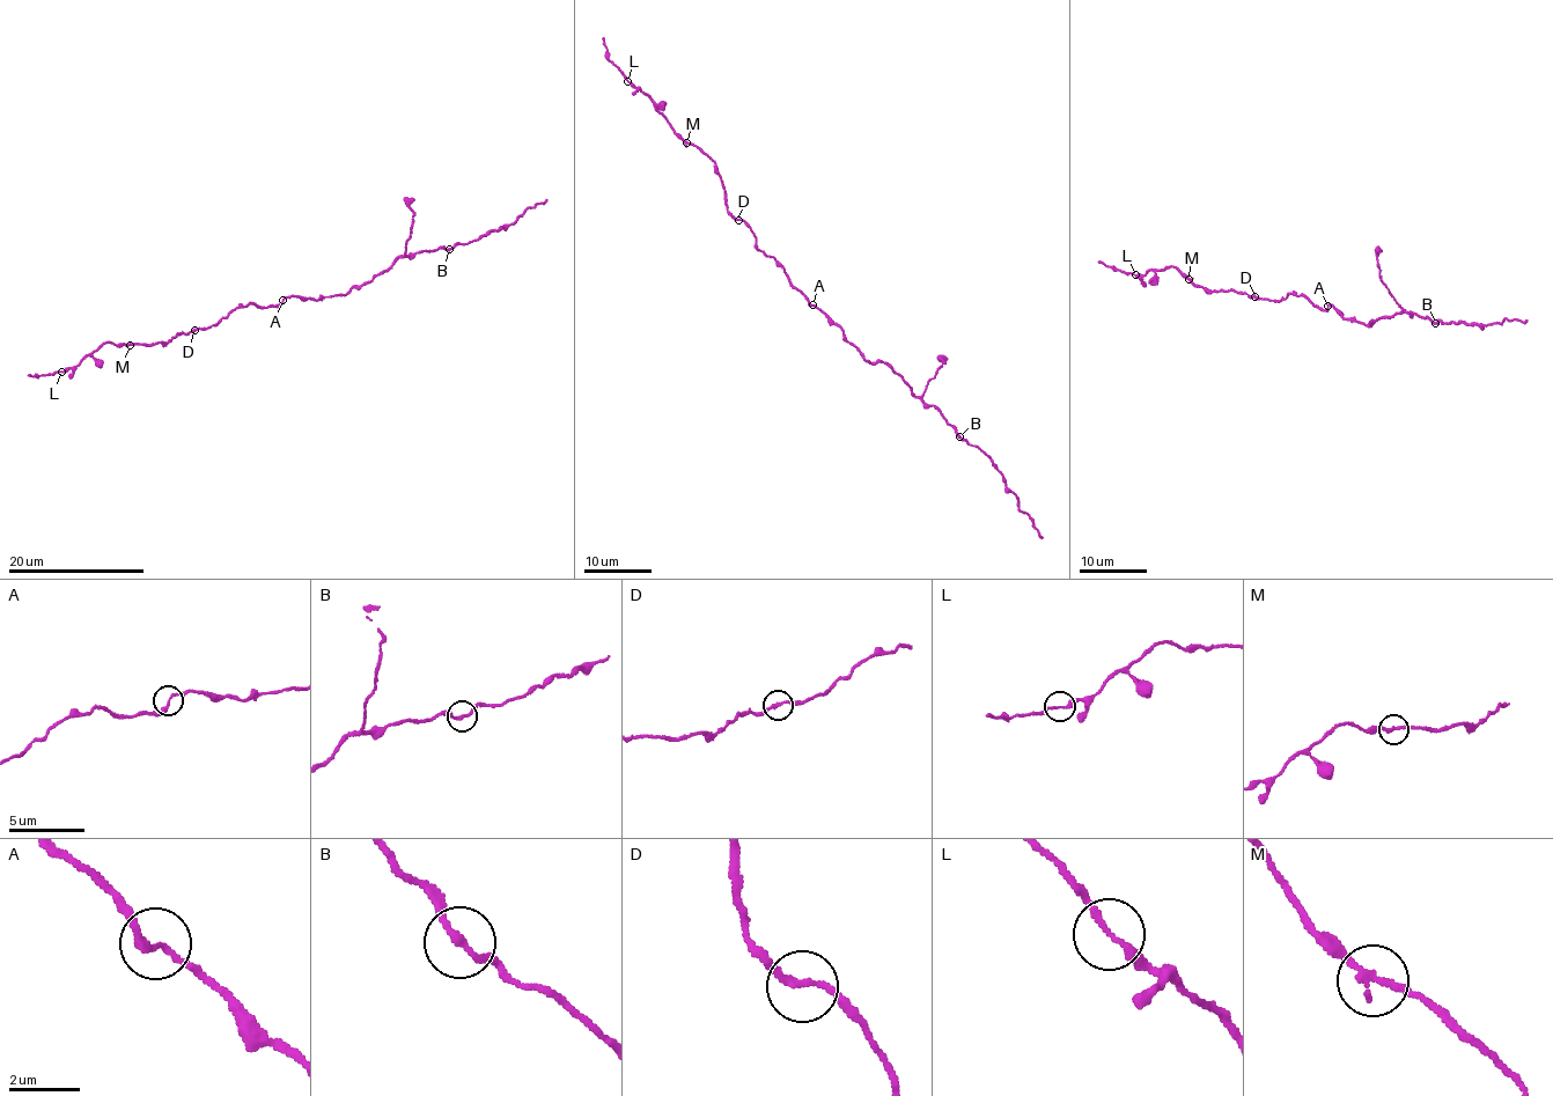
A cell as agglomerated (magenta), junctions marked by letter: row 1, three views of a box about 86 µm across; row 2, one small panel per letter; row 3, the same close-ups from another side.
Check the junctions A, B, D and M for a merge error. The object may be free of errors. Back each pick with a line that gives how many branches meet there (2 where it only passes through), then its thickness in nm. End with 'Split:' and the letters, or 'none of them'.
Split: none of them

